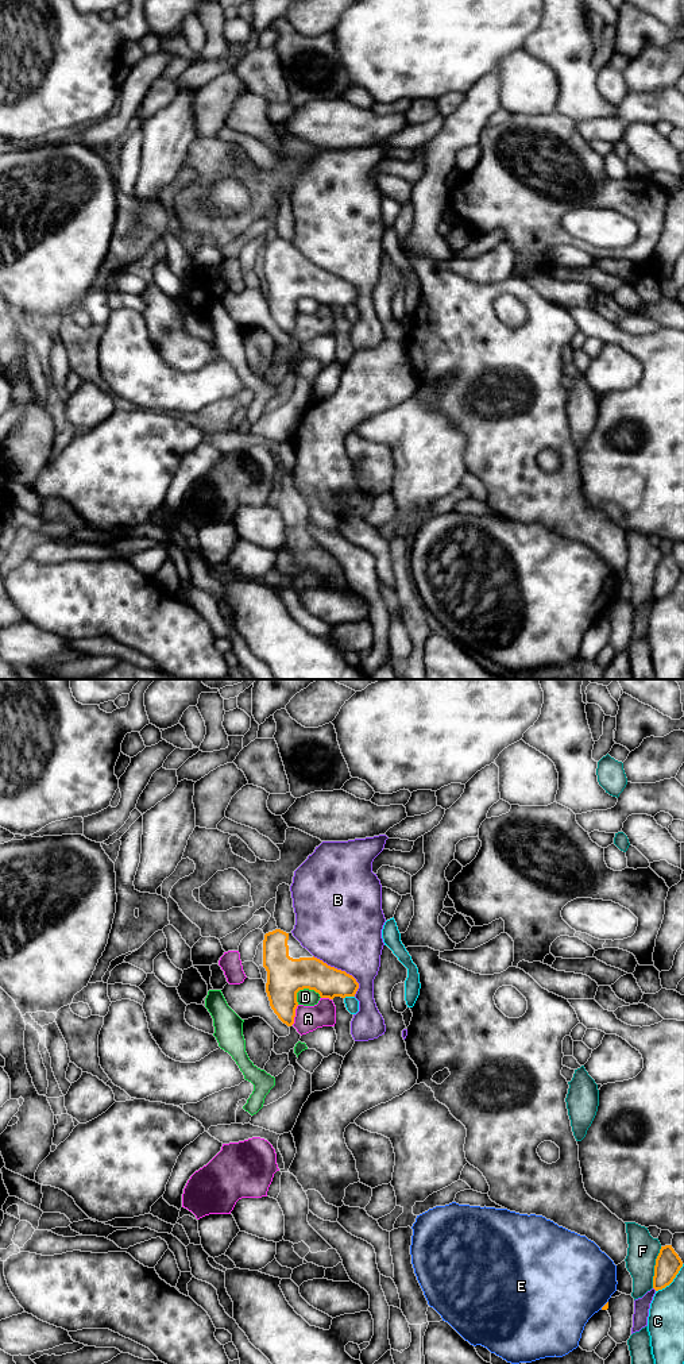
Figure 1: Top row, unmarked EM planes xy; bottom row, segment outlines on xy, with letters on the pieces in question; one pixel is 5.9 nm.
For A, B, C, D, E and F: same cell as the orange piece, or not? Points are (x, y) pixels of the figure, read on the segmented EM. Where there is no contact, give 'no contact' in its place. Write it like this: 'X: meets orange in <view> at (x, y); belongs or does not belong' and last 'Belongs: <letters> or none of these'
A: meets orange in xy at (294, 1014); does not belong
B: meets orange in xy at (343, 971); does not belong
C: meets orange in xy at (348, 995); does not belong
D: meets orange in xy at (309, 989); does not belong
E: meets orange in xy at (605, 1305); does not belong
F: meets orange in xy at (654, 1267); does not belong
Belongs: none of these

